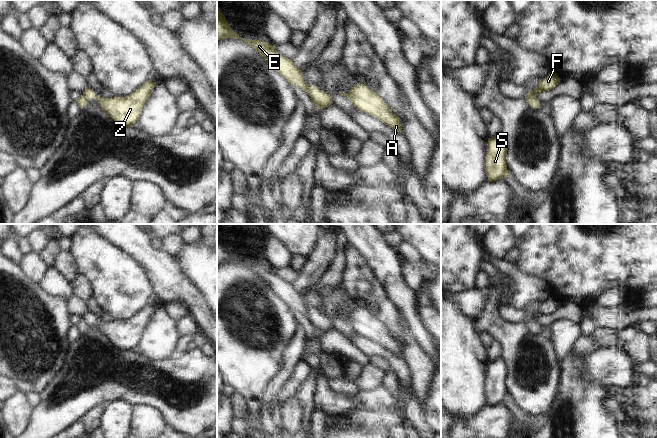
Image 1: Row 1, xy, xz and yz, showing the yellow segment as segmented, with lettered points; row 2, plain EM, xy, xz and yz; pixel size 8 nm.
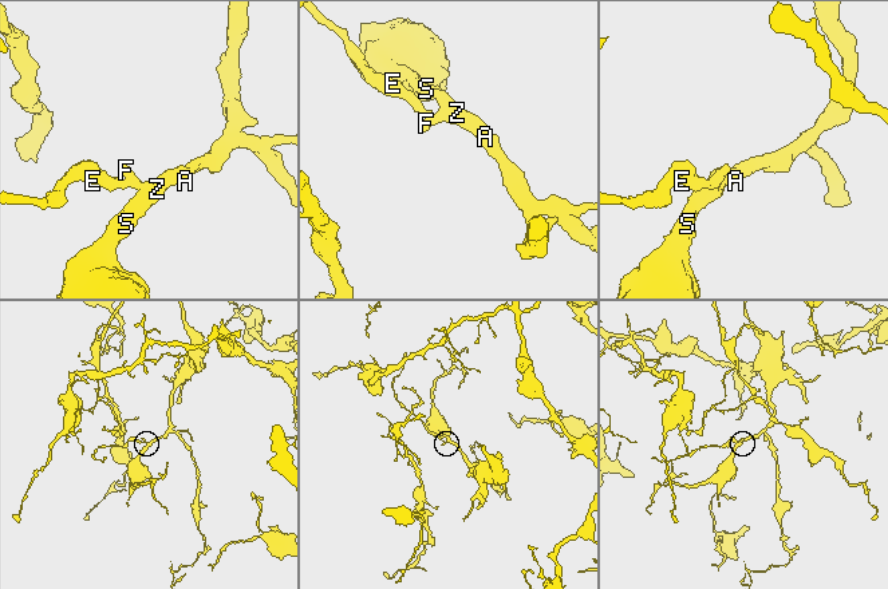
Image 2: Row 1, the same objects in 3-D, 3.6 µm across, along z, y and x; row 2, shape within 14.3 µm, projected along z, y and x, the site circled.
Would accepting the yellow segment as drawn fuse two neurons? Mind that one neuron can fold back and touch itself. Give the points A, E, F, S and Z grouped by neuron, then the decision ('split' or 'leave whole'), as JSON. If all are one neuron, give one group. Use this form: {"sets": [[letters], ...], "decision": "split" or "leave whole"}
{"sets": [["A", "F", "S", "Z"], ["E"]], "decision": "split"}

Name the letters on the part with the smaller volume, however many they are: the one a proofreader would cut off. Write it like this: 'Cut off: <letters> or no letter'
Cut off: E

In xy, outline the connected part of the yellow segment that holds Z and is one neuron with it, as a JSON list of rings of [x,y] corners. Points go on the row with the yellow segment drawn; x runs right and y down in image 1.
[[[146,81],[124,98],[117,96],[102,98],[89,87],[85,88],[83,96],[87,100],[97,99],[107,116],[118,126],[122,128],[133,127],[141,115],[143,105],[151,96],[155,84],[156,82]]]

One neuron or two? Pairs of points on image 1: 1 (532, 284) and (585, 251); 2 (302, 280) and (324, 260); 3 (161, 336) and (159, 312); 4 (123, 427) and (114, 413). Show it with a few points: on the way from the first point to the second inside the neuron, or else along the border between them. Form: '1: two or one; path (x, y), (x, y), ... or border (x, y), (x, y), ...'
1: two; border (519, 269), (528, 275), (542, 279), (552, 294)
2: one; path (307, 275), (319, 263)
3: one; path (160, 330), (160, 318)
4: one; path (120, 424), (116, 420), (116, 416)

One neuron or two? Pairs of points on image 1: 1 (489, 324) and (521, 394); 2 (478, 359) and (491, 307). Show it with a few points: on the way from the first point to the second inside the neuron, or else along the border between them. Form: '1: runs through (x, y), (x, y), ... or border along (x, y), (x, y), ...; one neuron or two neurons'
1: runs through (507, 340), (513, 346), (513, 376); one neuron
2: border along (471, 319), (474, 329), (479, 334); two neurons

